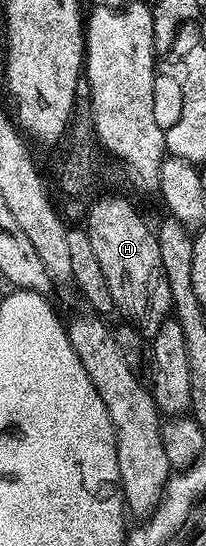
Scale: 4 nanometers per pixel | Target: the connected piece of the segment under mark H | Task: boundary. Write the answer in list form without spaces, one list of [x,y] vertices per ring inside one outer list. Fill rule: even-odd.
[[[107,193],[96,198],[95,203],[87,211],[85,230],[89,241],[93,244],[93,253],[105,272],[105,281],[109,281],[109,293],[113,293],[115,311],[123,314],[122,318],[132,327],[143,332],[144,336],[154,337],[164,319],[172,314],[169,281],[165,281],[165,269],[161,265],[161,249],[154,230],[147,228],[145,220],[139,216],[139,211],[124,196],[119,193]]]

